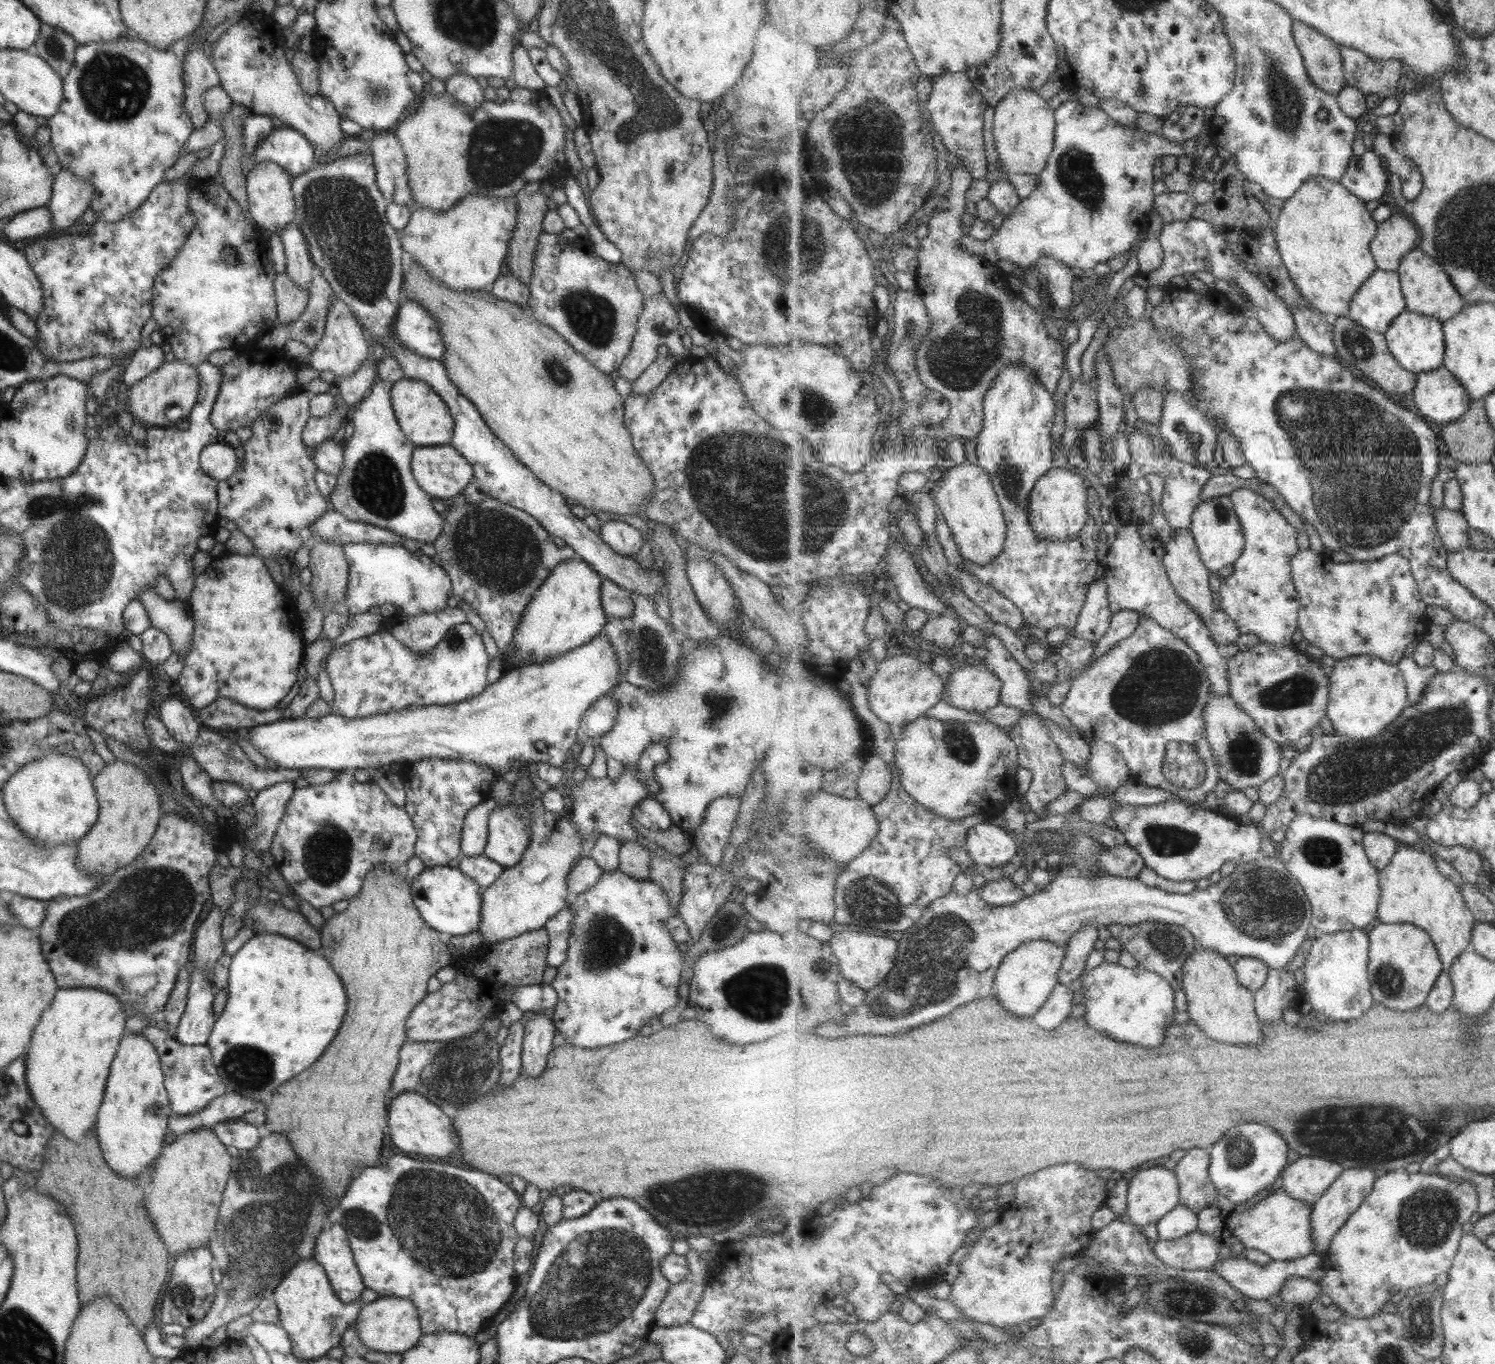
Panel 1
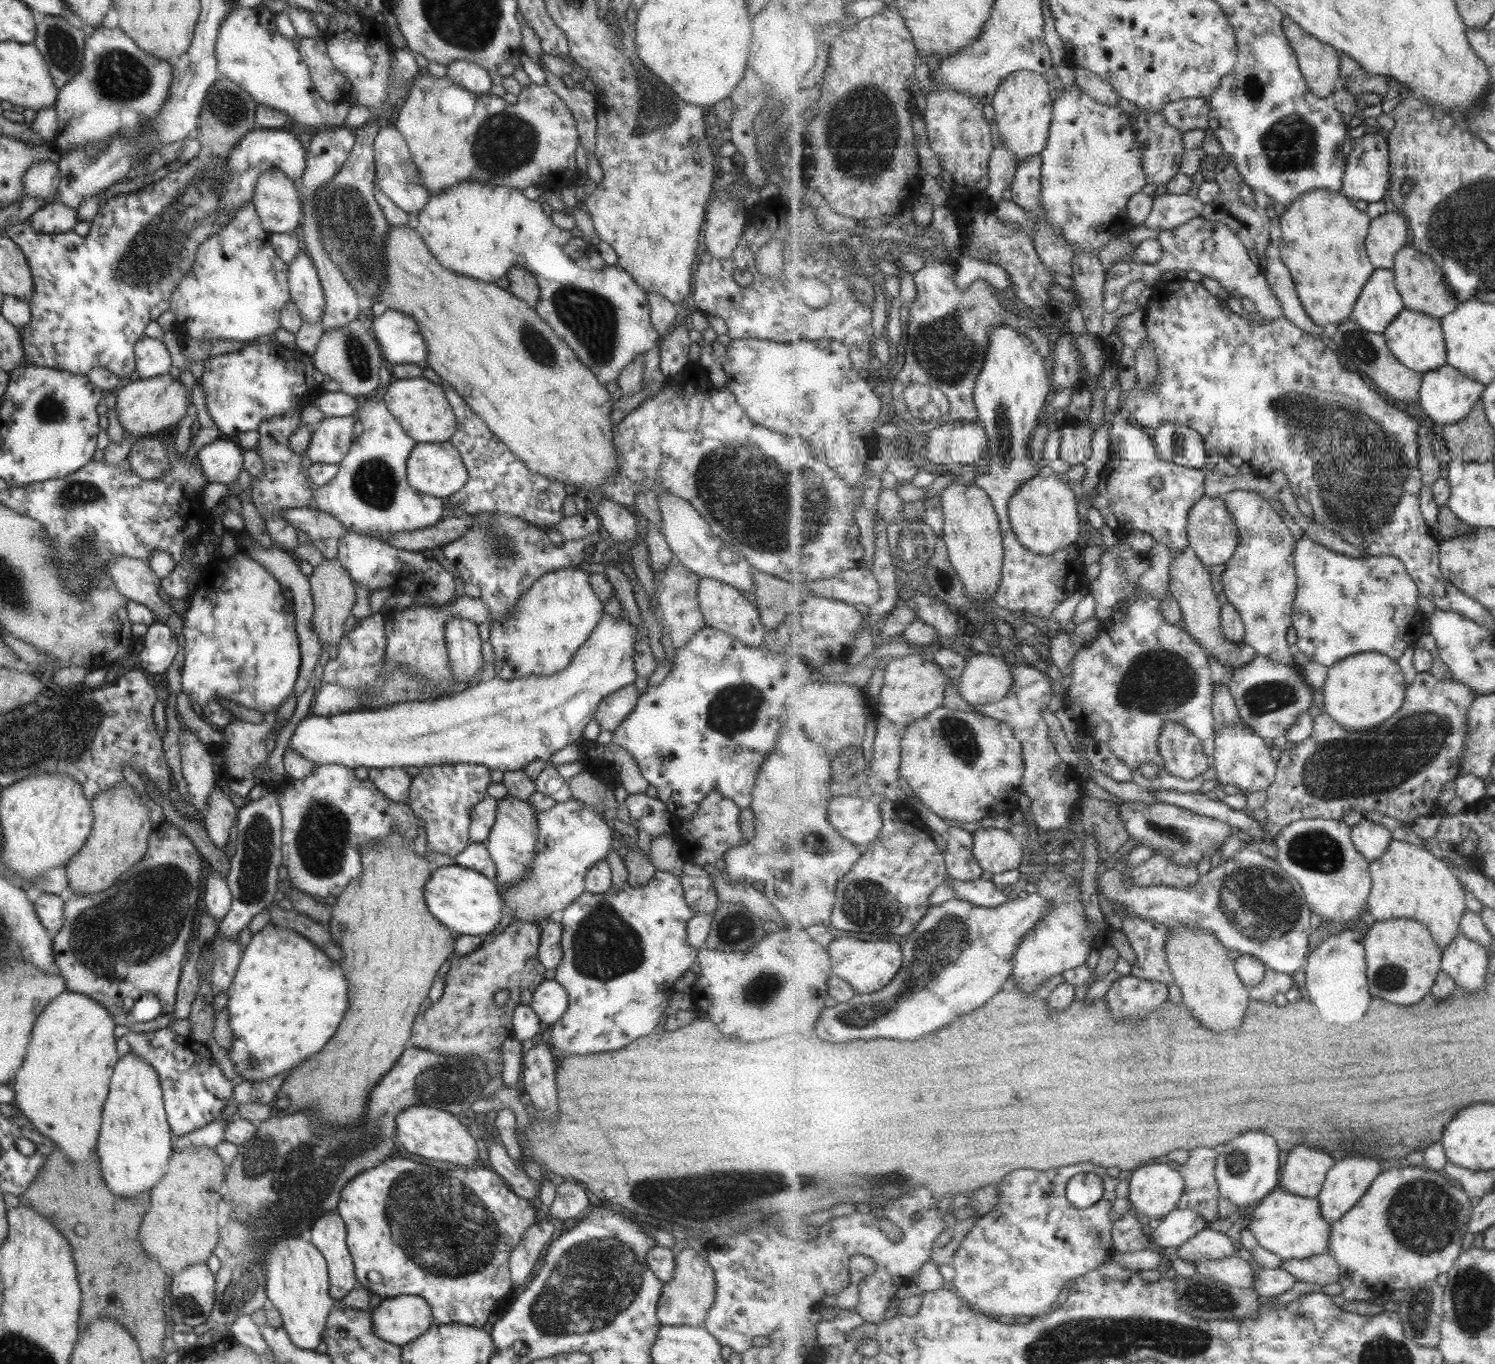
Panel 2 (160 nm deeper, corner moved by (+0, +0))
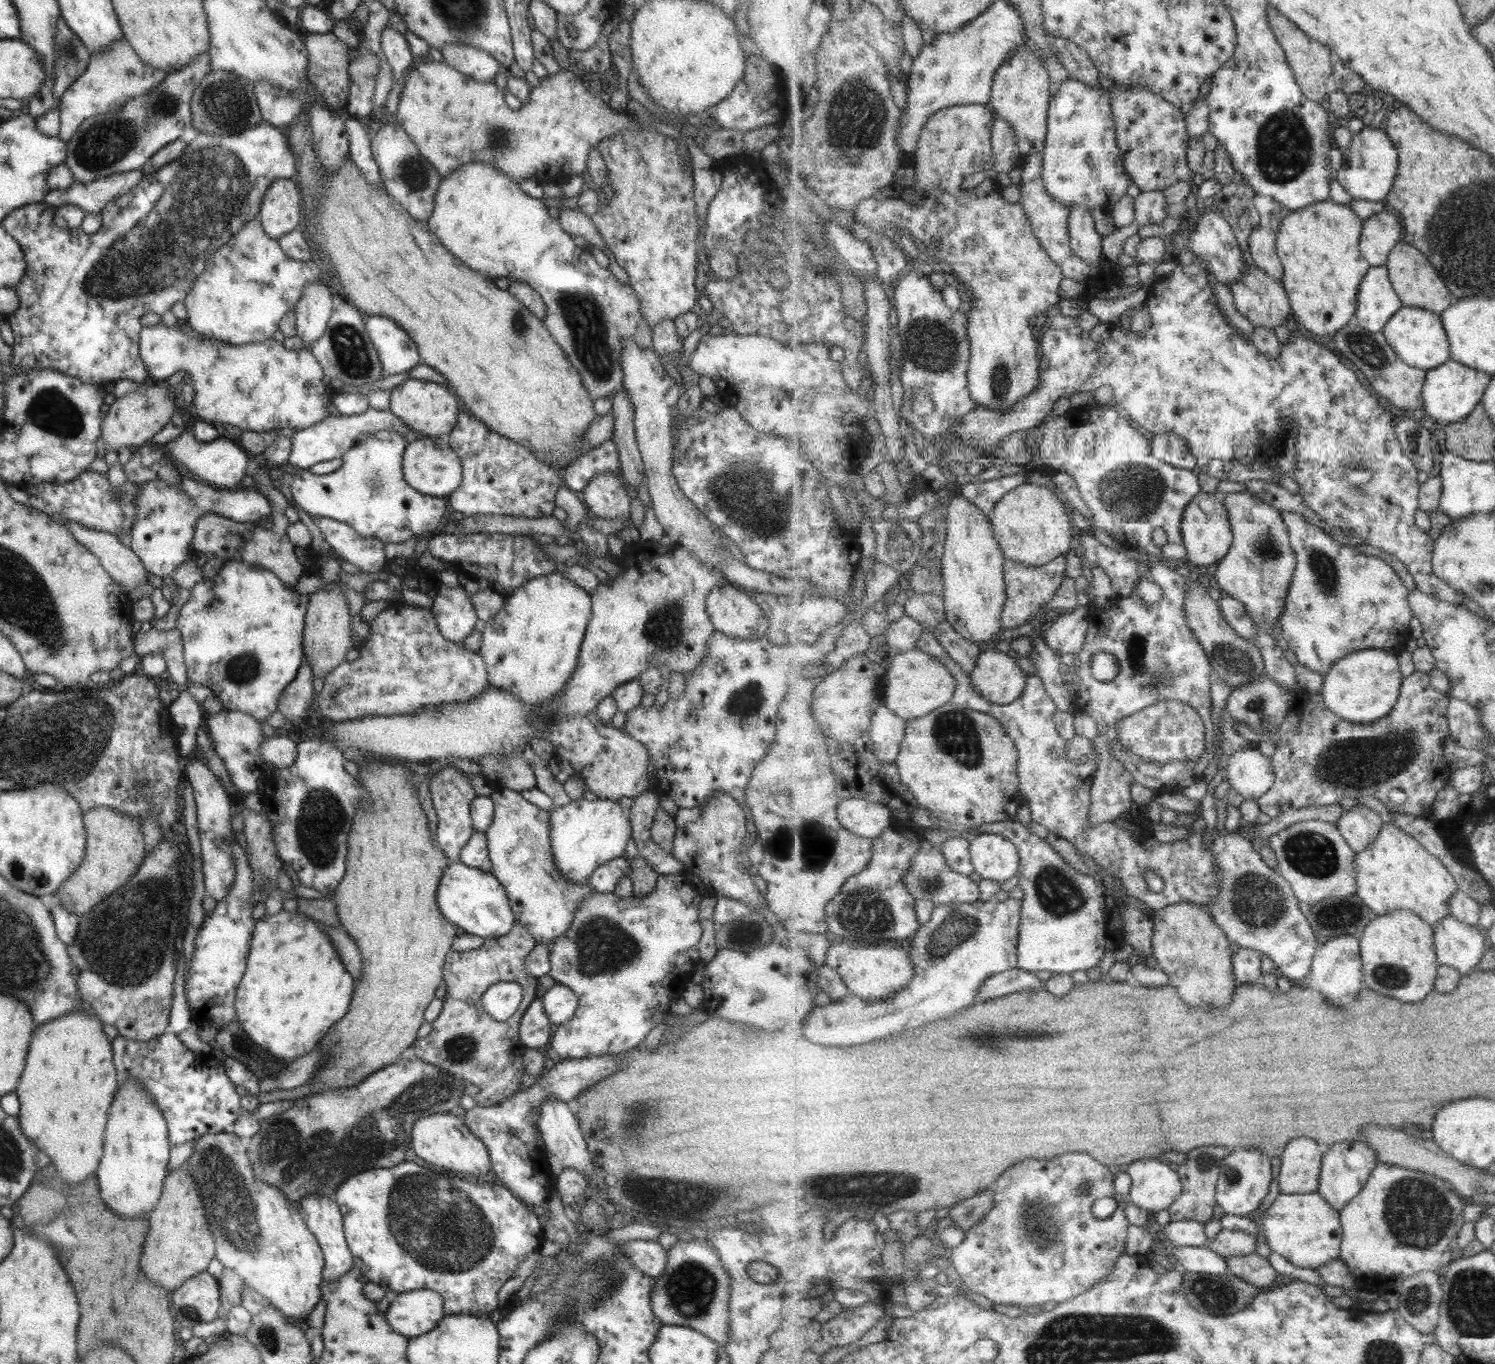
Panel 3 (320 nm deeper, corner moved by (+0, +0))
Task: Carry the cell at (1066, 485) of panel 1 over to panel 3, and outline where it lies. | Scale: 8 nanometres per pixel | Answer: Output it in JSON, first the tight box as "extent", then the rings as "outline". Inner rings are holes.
{"extent":[989,483,1076,566],"outline":[[[1025,483],[1014,488],[999,500],[989,517],[996,533],[997,542],[1000,542],[1001,548],[1004,550],[1005,558],[1022,562],[1027,566],[1043,566],[1057,557],[1067,554],[1073,544],[1073,535],[1076,532],[1068,504],[1052,485],[1043,487]]]}

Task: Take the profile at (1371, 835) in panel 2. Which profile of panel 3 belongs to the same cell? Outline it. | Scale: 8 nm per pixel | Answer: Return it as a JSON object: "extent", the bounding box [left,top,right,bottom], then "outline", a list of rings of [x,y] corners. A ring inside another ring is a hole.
{"extent":[1336,804,1384,853],"outline":[[[1360,804],[1345,811],[1336,825],[1356,853],[1365,852],[1375,839],[1379,838],[1384,827],[1383,820],[1377,812]]]}

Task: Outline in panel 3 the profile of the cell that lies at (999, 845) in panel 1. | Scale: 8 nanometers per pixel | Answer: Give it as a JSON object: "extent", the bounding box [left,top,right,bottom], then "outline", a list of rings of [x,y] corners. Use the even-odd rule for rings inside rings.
{"extent":[970,833,1017,883],"outline":[[[984,833],[972,836],[970,850],[975,873],[982,879],[1003,883],[1017,876],[1017,846],[1003,835]]]}

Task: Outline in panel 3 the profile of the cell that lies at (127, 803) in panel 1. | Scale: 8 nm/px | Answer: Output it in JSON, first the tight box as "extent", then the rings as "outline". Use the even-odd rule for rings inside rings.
{"extent":[53,806,146,916],"outline":[[[100,806],[85,811],[82,814],[82,823],[86,837],[83,861],[53,893],[59,906],[77,916],[81,912],[89,912],[91,908],[125,885],[128,878],[137,873],[146,856],[141,826],[136,818],[129,818],[126,814]]]}

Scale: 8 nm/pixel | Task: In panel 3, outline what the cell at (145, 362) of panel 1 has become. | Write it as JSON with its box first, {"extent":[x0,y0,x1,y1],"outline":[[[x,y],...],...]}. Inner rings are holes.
{"extent":[138,322,332,433],"outline":[[[160,322],[143,327],[139,331],[138,354],[150,381],[164,381],[177,371],[188,374],[195,393],[195,403],[192,406],[195,419],[213,424],[215,427],[228,424],[242,432],[267,433],[273,429],[290,426],[295,431],[299,431],[330,416],[332,394],[328,392],[327,385],[321,382],[324,374],[309,349],[287,350],[282,343],[272,338],[265,342],[231,346],[215,339],[198,340],[181,332],[179,322],[171,326]]]}

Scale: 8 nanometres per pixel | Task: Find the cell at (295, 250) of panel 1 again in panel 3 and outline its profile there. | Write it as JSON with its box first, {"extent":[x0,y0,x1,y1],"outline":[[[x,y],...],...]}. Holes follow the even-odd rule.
{"extent":[294,282,336,349],"outline":[[[310,282],[294,306],[295,335],[301,339],[305,349],[309,349],[310,344],[323,334],[336,302],[327,287],[327,284]]]}

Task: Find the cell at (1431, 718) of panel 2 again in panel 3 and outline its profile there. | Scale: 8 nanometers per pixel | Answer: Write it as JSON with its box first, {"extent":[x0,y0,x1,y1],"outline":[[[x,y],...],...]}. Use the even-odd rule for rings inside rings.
{"extent":[1258,671,1453,819],"outline":[[[1415,671],[1404,677],[1400,699],[1392,712],[1371,724],[1357,724],[1341,718],[1325,704],[1322,693],[1299,692],[1297,698],[1295,710],[1299,715],[1298,732],[1290,740],[1276,744],[1272,756],[1276,784],[1258,800],[1262,812],[1273,819],[1291,808],[1336,805],[1341,798],[1372,796],[1379,799],[1393,813],[1433,819],[1433,803],[1437,793],[1447,785],[1453,773],[1443,758],[1443,744],[1448,736],[1451,738],[1451,734],[1448,734],[1448,706],[1452,694],[1441,694],[1432,685],[1430,673]],[[1395,788],[1407,796],[1400,804],[1389,800],[1389,792]]]}

